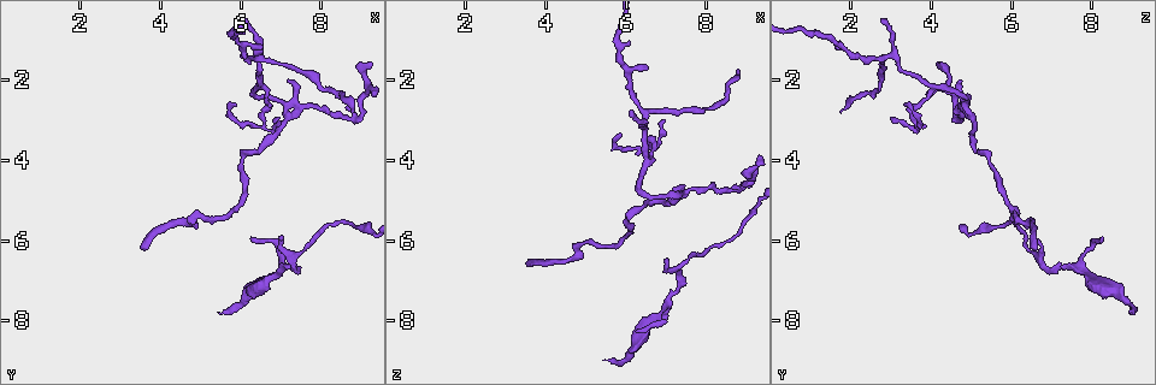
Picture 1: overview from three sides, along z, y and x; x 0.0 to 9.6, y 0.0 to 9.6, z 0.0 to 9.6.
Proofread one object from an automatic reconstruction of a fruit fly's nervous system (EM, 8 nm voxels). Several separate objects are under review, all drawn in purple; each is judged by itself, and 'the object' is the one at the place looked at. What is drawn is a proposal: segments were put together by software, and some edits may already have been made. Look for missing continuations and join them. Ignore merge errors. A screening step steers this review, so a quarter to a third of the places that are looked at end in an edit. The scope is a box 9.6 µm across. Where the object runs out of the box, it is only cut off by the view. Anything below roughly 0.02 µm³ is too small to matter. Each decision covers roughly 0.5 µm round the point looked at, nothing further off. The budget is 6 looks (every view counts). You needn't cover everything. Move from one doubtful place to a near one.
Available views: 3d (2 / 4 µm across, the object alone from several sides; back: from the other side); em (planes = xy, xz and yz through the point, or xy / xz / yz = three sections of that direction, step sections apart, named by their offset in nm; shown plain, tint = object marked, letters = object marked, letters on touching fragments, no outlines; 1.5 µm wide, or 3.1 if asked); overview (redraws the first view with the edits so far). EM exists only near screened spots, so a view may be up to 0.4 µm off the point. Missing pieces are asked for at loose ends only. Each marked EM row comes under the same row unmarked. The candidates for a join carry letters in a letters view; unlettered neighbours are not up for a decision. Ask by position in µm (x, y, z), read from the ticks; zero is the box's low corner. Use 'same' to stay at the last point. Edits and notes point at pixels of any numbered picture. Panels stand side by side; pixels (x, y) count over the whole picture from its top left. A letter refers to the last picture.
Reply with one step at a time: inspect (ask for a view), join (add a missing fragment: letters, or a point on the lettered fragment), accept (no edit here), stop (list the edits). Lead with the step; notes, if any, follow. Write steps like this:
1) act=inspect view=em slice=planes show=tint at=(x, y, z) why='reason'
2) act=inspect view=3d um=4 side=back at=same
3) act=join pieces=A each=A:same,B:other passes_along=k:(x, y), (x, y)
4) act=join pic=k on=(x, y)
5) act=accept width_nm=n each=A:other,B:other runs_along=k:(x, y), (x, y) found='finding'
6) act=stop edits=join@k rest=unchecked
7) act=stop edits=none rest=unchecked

act=inspect view=em slice=yz step=8 show=letters at=(7.15, 2.05, 4.65) why='an open end'

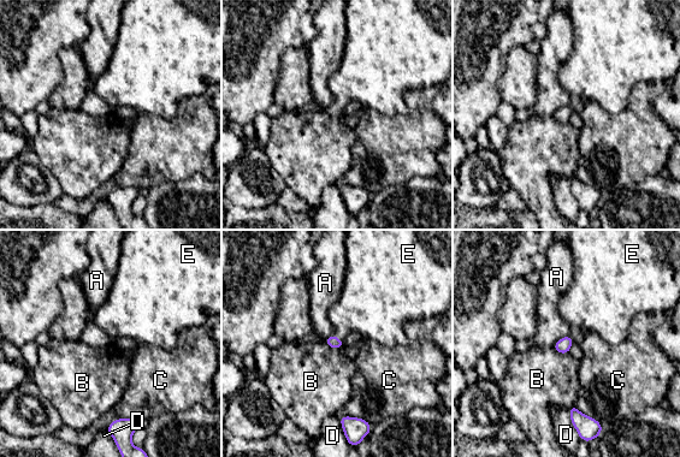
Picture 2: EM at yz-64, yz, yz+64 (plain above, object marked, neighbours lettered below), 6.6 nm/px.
act=join pieces=E each=A:other,B:other,C:other,D:other,E:same passes_along=2:(332, 340), (337, 338), (361, 309) found='it goes on there'

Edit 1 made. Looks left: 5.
act=inspect view=3d um=2 at=(6.25, 5.90, 8.30) why='free end'

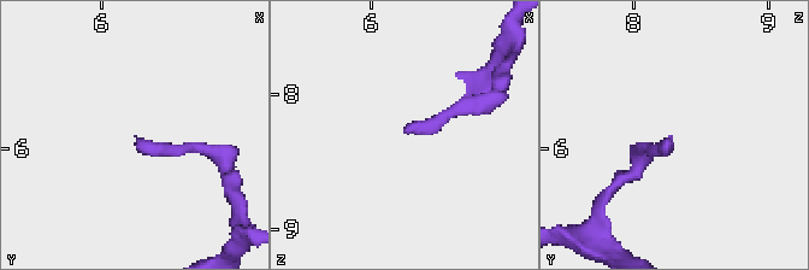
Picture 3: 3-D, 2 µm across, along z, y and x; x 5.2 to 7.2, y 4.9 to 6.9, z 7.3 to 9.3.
act=inspect view=em slice=xy step=8 show=tint at=(6.26, 5.92, 8.26) why='need the tissue'

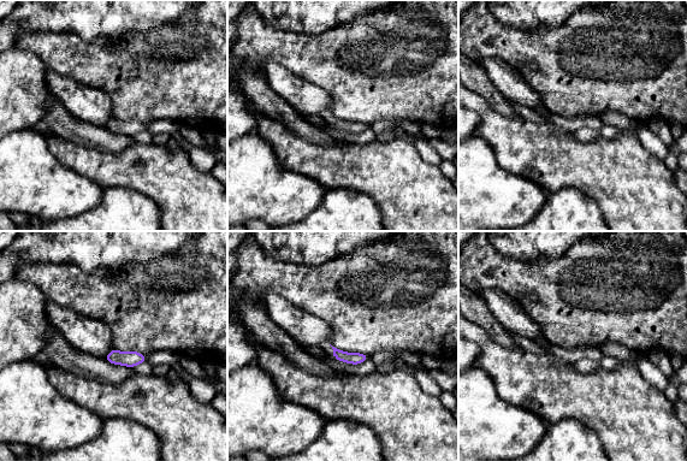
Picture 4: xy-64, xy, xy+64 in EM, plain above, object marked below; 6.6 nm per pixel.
act=inspect view=em slice=planes show=letters at=same why='another direction'

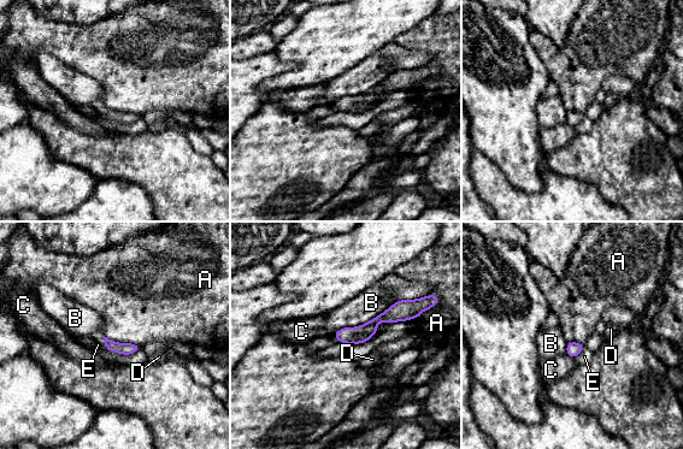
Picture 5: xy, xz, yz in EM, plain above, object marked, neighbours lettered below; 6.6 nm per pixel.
act=accept each=A:other,B:other,C:other,D:other,E:other found='none of them fits'

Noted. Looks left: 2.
act=inspect view=em slice=xz step=4 show=letters at=(5.45, 7.85, 9.00) why='tapers out'

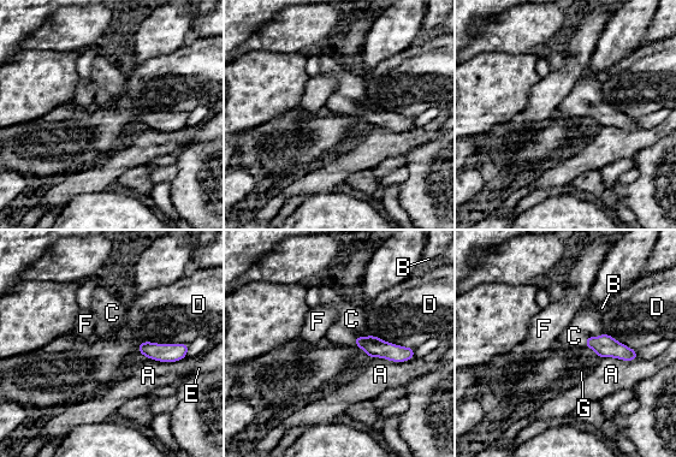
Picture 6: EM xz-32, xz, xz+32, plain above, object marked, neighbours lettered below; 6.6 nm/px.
act=join pieces=C each=A:other,B:other,C:same,D:other,E:other,F:other,G:other passes_along=6:(605, 345), (591, 337), (587, 321) found='it goes on there'

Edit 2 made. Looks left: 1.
act=stop edits=join@2,join@6 rest=unchecked

